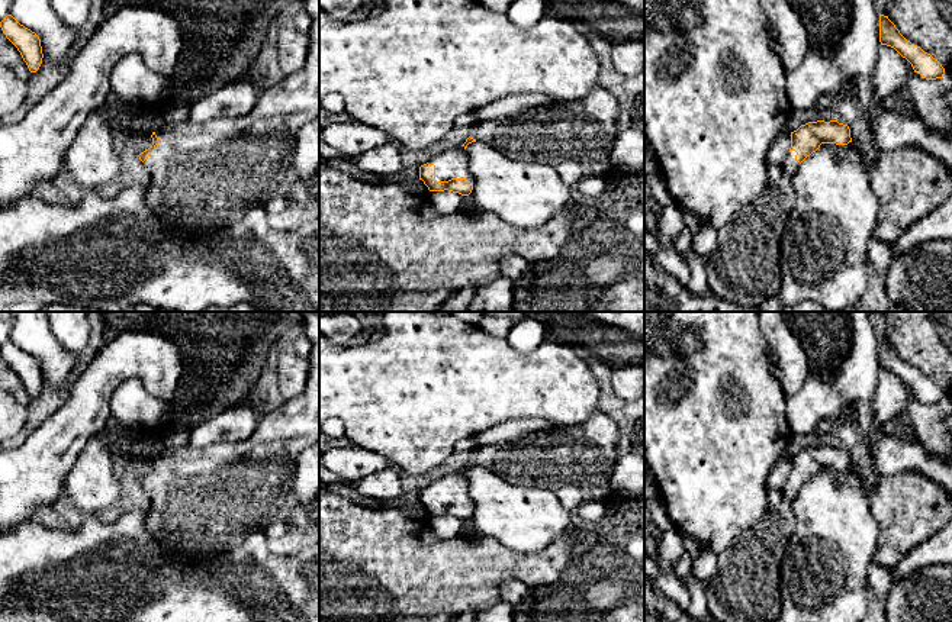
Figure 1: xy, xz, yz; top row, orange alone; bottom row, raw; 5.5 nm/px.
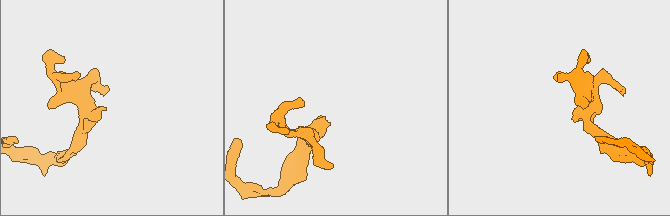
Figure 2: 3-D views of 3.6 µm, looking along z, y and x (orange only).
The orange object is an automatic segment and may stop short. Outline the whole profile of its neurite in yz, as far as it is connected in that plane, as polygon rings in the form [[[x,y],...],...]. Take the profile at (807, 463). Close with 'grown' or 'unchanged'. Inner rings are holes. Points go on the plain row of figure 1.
[[[817,445],[791,457],[791,473],[781,489],[781,505],[768,510],[752,528],[742,532],[731,548],[718,555],[718,570],[707,589],[707,606],[718,622],[775,622],[781,613],[781,564],[787,544],[795,531],[794,497],[821,468],[852,467],[848,449]]] | grown

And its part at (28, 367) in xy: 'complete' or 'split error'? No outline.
complete

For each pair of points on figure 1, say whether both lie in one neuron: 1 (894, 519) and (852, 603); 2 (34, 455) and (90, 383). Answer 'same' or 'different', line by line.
1: different
2: same

